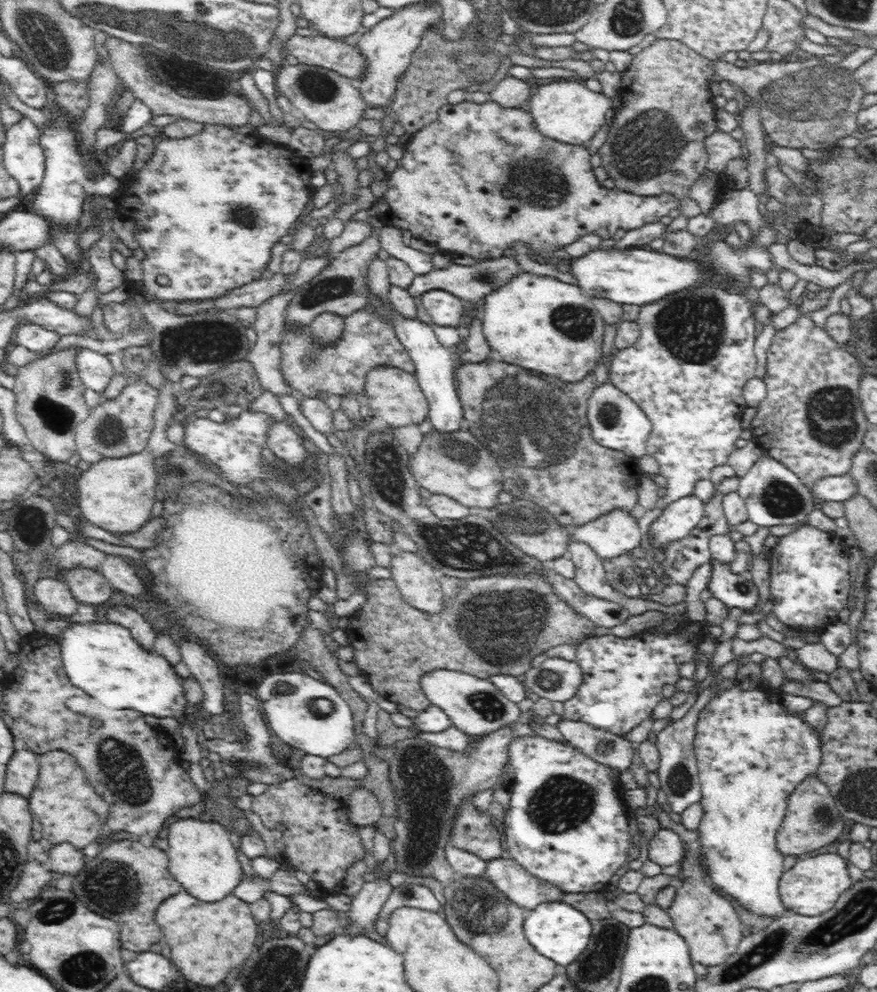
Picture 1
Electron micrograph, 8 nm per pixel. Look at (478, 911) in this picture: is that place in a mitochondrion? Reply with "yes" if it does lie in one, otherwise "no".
yes

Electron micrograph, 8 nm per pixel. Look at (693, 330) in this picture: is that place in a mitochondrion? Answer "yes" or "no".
yes

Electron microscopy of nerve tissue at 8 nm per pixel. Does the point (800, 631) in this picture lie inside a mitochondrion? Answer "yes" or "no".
no

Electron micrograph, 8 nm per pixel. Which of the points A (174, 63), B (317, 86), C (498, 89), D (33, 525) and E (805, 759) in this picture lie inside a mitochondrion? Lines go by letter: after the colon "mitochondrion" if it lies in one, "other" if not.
A: mitochondrion
B: mitochondrion
C: other
D: mitochondrion
E: other

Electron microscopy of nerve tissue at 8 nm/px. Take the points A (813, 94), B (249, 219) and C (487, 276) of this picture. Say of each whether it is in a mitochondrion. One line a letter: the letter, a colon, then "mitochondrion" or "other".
A: mitochondrion
B: mitochondrion
C: mitochondrion

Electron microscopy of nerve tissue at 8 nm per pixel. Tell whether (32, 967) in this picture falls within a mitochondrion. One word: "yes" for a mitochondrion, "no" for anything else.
no

